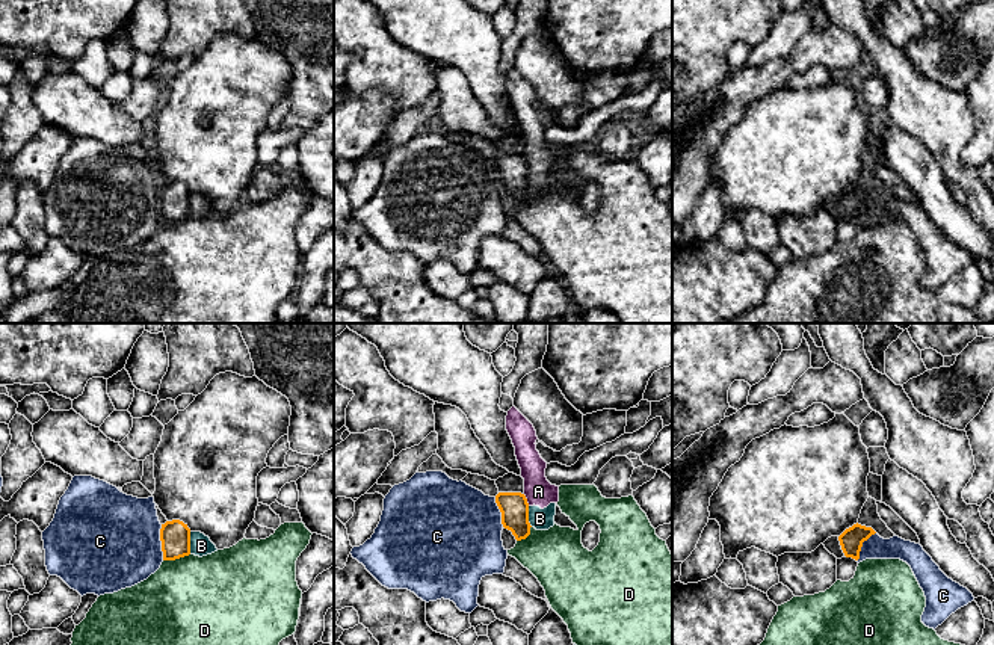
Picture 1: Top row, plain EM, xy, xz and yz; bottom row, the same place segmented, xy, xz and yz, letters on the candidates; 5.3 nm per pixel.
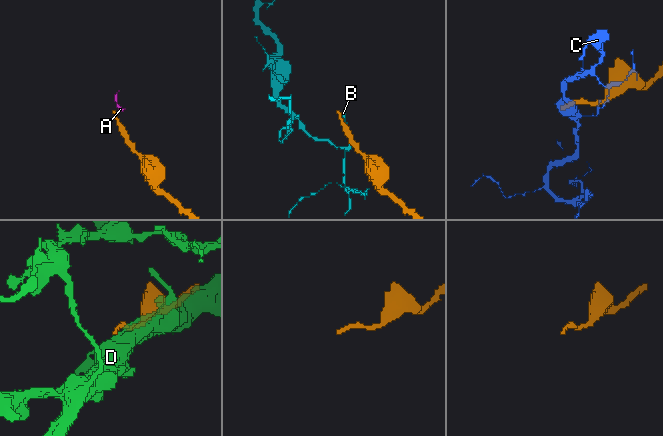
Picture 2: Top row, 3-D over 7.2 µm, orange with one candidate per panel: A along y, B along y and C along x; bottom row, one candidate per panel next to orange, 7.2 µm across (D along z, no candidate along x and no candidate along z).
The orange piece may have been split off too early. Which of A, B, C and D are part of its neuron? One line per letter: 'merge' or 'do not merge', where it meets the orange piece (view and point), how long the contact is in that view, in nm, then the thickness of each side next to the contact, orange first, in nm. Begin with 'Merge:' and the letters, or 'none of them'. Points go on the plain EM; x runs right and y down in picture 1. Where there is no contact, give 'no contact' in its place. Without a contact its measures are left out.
Merge: none of them
A: do not merge; meets orange in xz at (526, 162); contact 70 nm long; 150 nm thick on the orange side, 150 nm on the other
B: do not merge; meets orange in xy at (189, 204); contact 120 nm long; 160 nm thick on the orange side, 110 nm on the other
C: do not merge; meets orange in xy at (162, 204); contact 190 nm long; 160 nm thick on the orange side, 480 nm on the other
D: do not merge; meets orange in xy at (175, 219); contact 150 nm long; 160 nm thick on the orange side, 480 nm on the other

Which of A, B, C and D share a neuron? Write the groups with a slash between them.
A B / C / D

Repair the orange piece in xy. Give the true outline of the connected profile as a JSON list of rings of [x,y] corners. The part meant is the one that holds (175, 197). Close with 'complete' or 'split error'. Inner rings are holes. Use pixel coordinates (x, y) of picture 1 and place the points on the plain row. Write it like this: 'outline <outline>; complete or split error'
outline [[[180,181],[166,183],[160,190],[163,222],[190,216],[190,190]]]; complete

